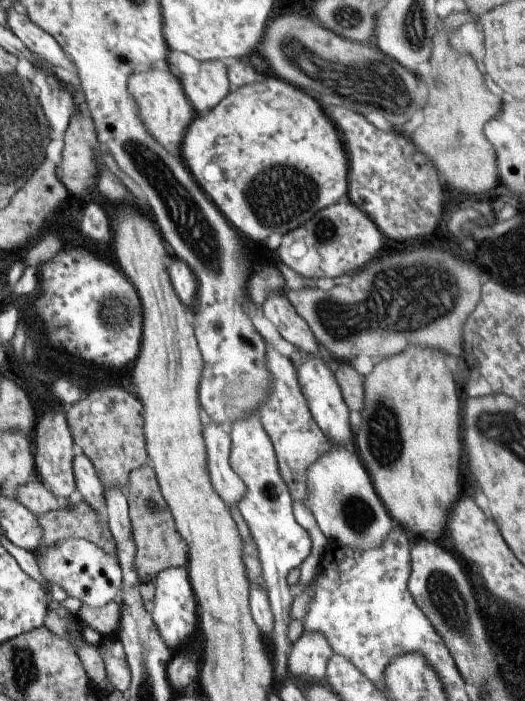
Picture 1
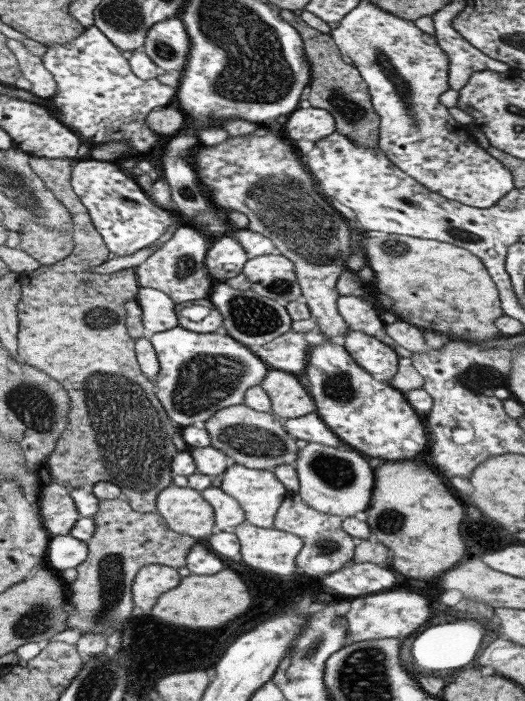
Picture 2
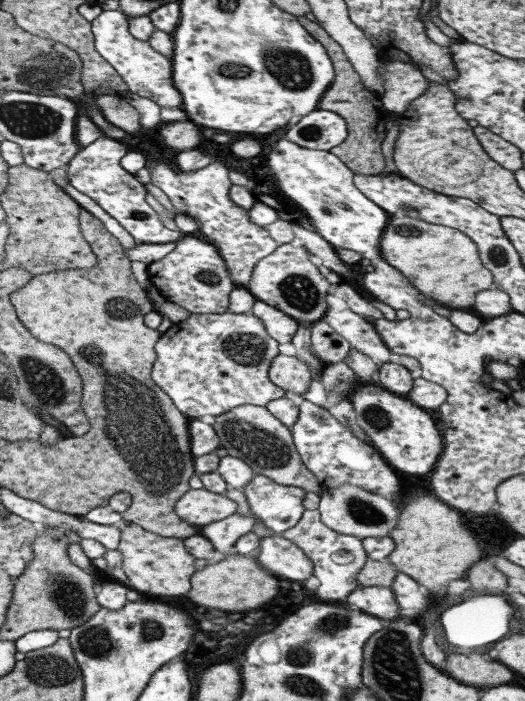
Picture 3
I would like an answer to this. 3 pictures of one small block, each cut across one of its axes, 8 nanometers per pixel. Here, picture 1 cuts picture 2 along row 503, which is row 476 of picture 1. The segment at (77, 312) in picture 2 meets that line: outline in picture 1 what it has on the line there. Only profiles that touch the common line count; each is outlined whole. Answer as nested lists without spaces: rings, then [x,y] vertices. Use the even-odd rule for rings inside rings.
[[[141,466],[129,473],[129,482],[125,489],[128,517],[132,538],[135,544],[135,558],[133,566],[140,582],[152,580],[154,576],[165,568],[181,568],[187,564],[186,542],[177,532],[169,507],[161,494],[153,469]]]

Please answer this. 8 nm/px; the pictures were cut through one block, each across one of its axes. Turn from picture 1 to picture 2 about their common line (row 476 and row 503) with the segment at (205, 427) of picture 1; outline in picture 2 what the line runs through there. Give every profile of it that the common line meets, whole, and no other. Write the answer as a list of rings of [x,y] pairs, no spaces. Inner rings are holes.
[[[209,487],[200,491],[201,498],[213,509],[214,525],[212,534],[233,533],[233,529],[244,521],[245,515],[239,503],[220,488]]]

